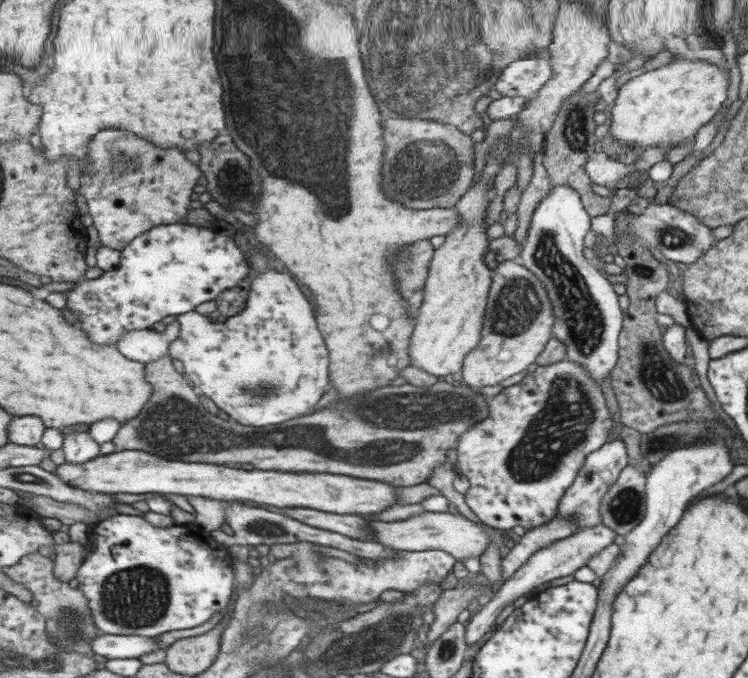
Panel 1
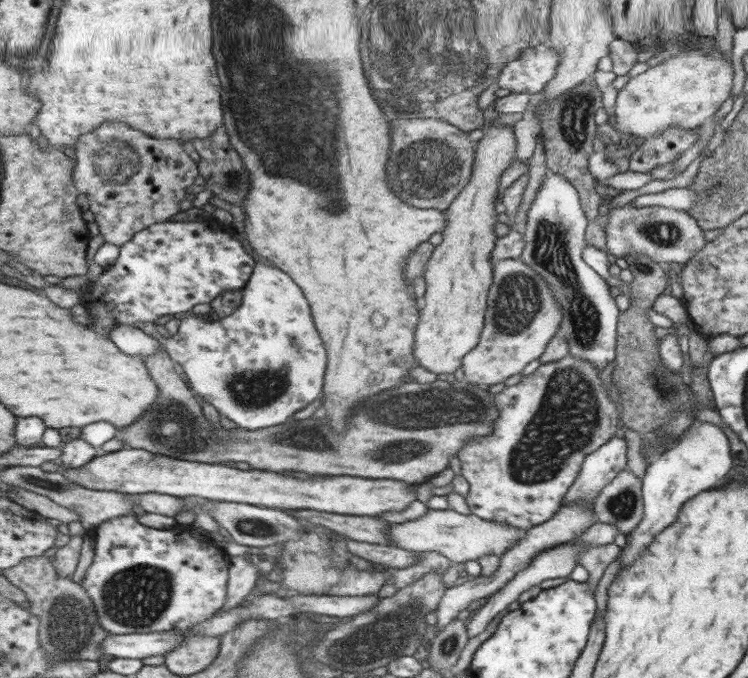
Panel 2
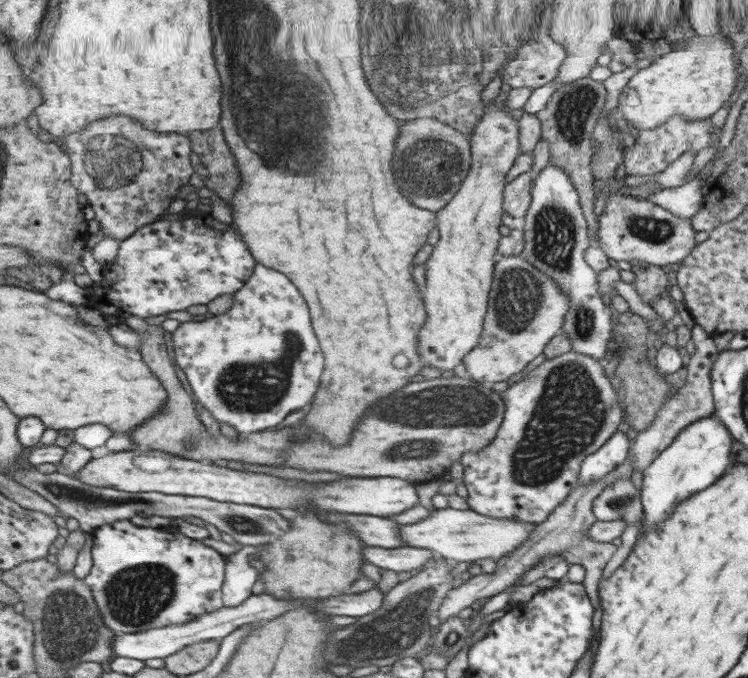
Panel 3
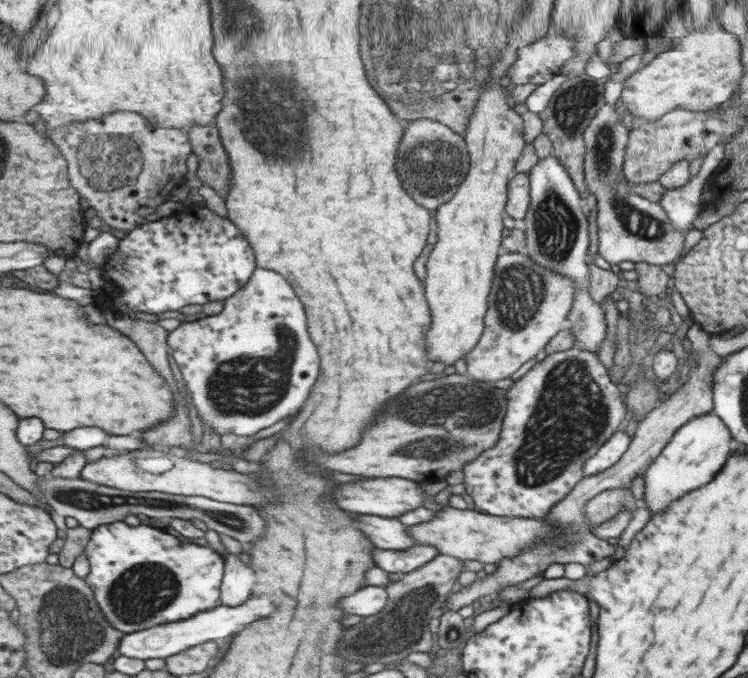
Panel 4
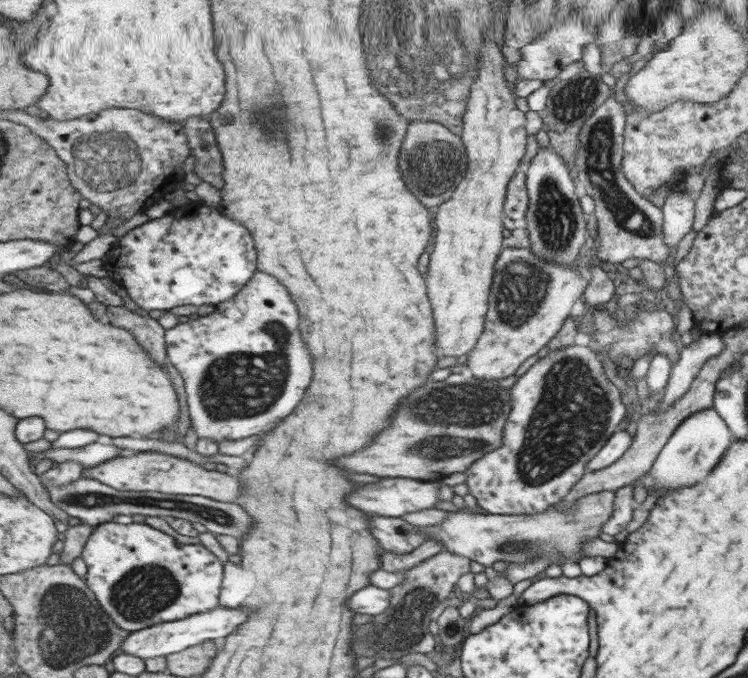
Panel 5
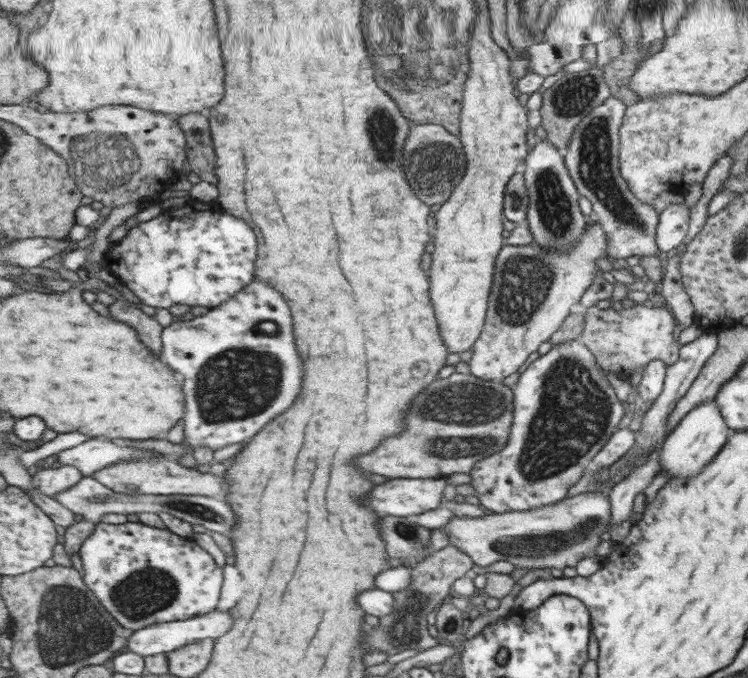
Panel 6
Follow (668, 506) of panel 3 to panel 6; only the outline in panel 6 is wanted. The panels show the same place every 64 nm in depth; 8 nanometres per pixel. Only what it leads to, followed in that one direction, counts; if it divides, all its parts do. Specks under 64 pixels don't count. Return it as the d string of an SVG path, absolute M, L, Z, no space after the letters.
M716 399L700 403L678 423L675 430L668 433L667 439L661 444L661 471L667 471L670 477L682 475L694 478L721 454L729 439L730 428L722 420L721 407Z

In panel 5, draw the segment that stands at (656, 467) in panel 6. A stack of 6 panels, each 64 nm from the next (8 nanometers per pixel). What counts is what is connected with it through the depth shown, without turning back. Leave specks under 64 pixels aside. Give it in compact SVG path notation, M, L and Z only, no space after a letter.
M647 474L632 482L625 487L620 487L618 491L615 492L614 496L614 510L612 513L612 518L609 519L608 523L604 524L604 532L612 536L617 536L618 533L623 532L626 525L632 519L632 512L637 506L635 498L636 488L634 488L634 483L640 480L646 480Z

